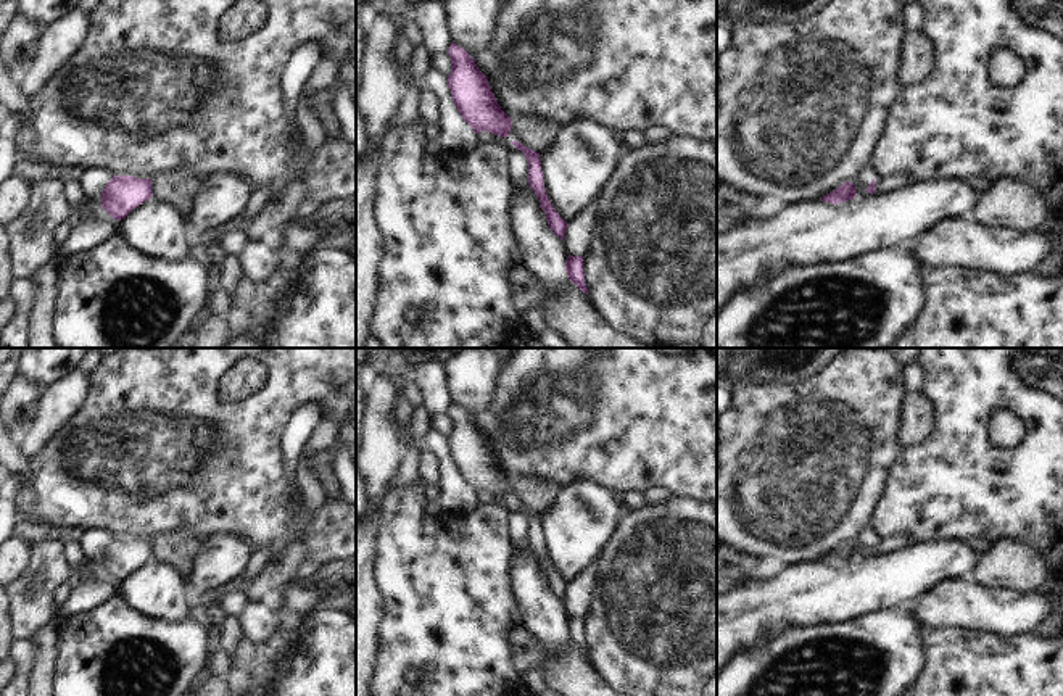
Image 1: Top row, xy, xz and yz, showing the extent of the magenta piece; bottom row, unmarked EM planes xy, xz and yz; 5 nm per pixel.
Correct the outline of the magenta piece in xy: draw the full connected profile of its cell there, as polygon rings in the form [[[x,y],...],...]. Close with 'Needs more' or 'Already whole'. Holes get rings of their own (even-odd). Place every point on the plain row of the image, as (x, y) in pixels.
[[[113,536],[101,554],[101,569],[116,582],[151,559],[151,541],[134,536]]]. Already whole.

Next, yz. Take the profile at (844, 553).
[[[846,543],[834,549],[833,553],[826,554],[821,562],[829,562],[833,566],[849,562],[855,559],[855,548],[852,543]]]. Already whole.

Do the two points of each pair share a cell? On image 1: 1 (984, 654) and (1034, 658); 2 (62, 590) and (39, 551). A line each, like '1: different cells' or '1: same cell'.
1: same cell
2: different cells

